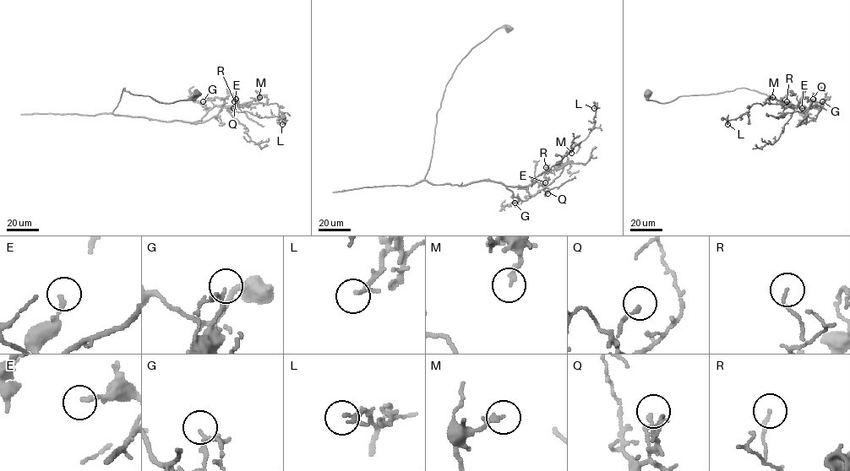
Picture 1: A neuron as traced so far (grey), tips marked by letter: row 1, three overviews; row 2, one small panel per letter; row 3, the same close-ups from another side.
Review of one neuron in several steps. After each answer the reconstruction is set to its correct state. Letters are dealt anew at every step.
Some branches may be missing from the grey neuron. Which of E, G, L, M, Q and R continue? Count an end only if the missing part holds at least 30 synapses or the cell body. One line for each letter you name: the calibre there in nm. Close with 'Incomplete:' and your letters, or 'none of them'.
Incomplete: none of them

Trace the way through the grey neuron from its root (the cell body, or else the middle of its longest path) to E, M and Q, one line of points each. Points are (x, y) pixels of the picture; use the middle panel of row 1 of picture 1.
E: (508, 29), (495, 29), (455, 68), (437, 113), (424, 179), (435, 185), (500, 182), (522, 201), (545, 182)
M: (508, 29), (495, 29), (455, 68), (437, 113), (424, 179), (529, 186), (571, 153)
Q: (508, 29), (495, 29), (455, 68), (424, 179), (500, 182), (522, 201), (547, 193)

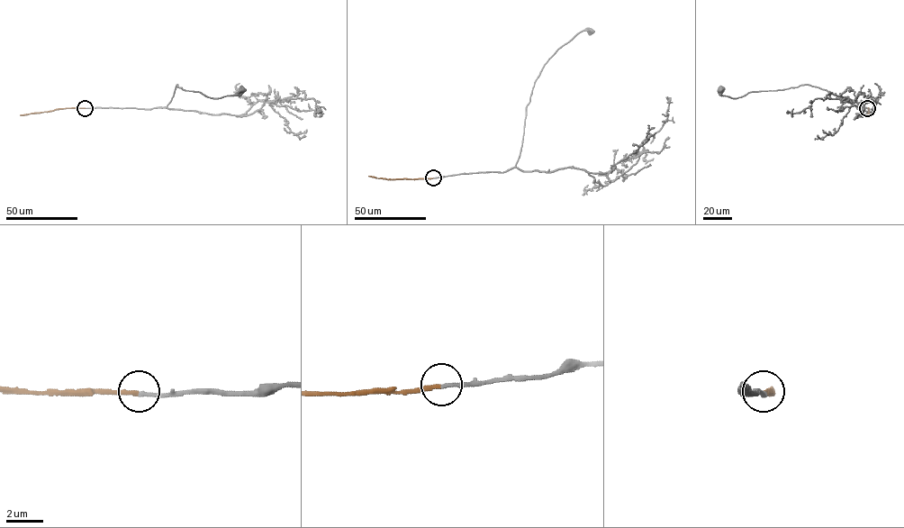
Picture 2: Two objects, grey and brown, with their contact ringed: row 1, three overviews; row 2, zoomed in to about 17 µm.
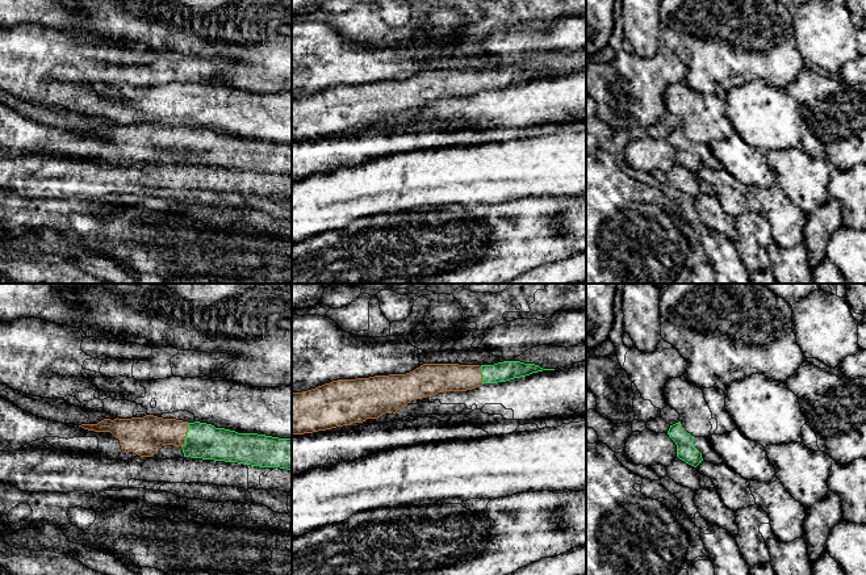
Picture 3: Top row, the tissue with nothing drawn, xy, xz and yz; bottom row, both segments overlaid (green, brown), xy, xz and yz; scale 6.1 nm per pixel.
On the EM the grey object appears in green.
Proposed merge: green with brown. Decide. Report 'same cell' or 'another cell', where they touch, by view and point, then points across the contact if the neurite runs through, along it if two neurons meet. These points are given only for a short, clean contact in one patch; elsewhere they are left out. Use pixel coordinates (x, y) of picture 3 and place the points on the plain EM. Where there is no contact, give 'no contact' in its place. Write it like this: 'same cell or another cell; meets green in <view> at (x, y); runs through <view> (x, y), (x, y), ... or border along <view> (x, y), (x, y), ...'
same cell; meets green in xy at (187, 141); runs through xy (203, 146), (187, 141), (146, 138)

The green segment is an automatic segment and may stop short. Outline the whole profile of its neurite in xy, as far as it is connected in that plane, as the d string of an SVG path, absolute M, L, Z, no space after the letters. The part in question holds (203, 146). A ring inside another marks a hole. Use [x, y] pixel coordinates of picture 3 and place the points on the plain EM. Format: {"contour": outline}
{"contour": "M154 121L104 125L97 130L79 133L110 138L120 146L121 155L141 163L154 161L156 151L162 150L180 152L184 163L292 176L292 144L238 139L206 129L188 129Z"}

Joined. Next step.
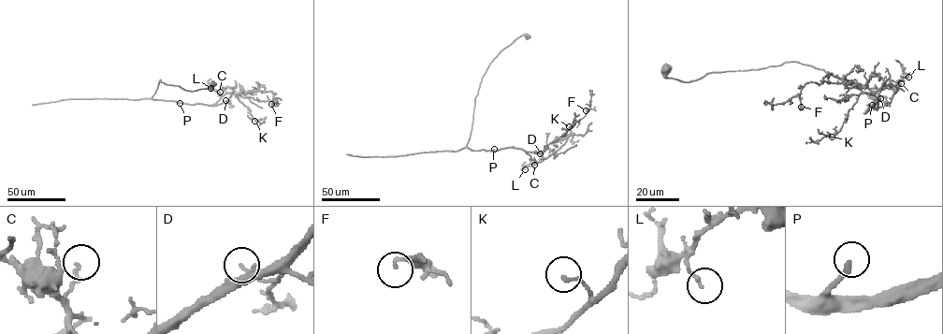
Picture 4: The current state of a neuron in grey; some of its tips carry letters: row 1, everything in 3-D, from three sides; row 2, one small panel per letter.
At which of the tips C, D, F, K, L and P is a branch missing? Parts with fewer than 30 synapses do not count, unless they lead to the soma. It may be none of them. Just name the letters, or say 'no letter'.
P

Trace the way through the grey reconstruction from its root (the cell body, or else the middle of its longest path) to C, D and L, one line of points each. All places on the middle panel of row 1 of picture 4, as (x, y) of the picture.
C: (527, 36), (517, 37), (488, 65), (475, 98), (466, 147), (473, 151), (522, 149), (534, 165)
D: (527, 36), (517, 37), (488, 65), (475, 98), (466, 147), (489, 151), (514, 147), (540, 153)
L: (527, 36), (517, 37), (488, 65), (475, 98), (466, 147), (473, 151), (522, 149), (534, 161), (525, 169)

